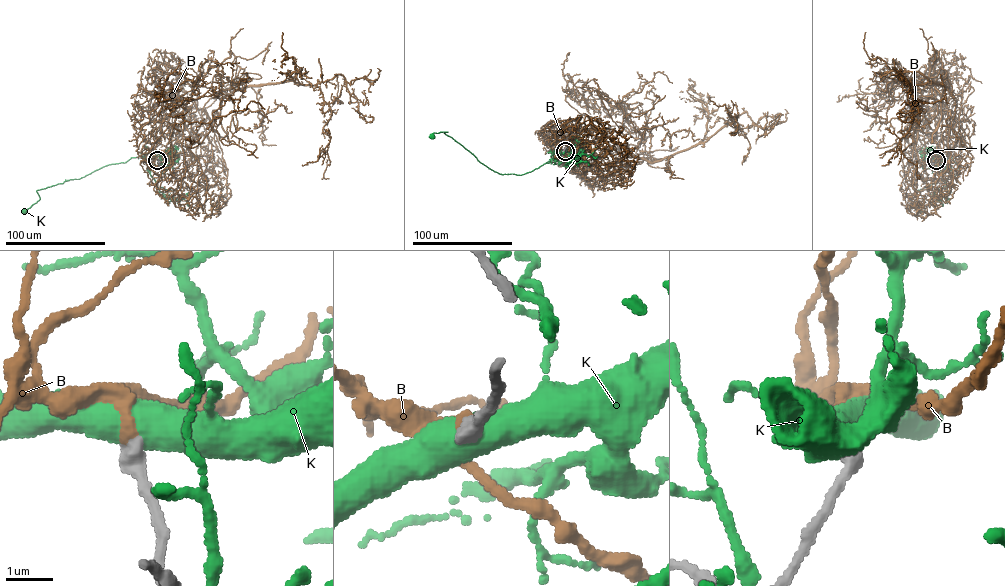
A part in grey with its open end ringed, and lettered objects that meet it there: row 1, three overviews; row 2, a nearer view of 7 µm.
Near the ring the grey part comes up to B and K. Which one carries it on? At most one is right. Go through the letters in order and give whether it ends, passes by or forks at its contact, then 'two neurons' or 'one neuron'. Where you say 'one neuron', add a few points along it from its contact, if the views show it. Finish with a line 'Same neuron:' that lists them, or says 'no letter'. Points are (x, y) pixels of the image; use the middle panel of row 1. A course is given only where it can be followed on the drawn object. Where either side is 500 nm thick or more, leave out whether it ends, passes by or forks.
B: it ends there; one neuron; it runs (565, 151), (584, 129), (651, 162), (728, 123), (738, 129), (735, 114), (736, 134)
K: two neurons
Same neuron: B

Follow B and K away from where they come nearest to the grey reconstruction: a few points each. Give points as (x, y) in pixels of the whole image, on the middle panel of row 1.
B: (565, 151), (584, 129), (651, 162), (728, 123), (738, 129), (735, 114), (736, 134)
K: (565, 152), (521, 175), (501, 174), (481, 163), (444, 132), (447, 132), (434, 133), (433, 136)

